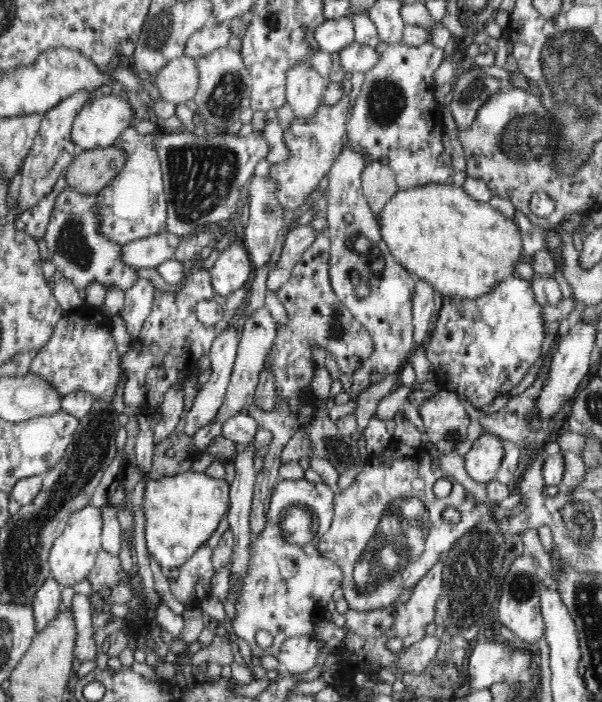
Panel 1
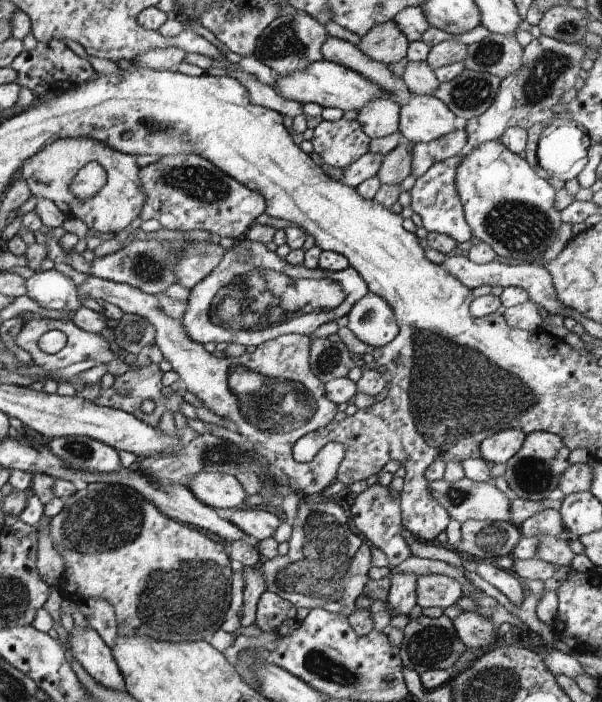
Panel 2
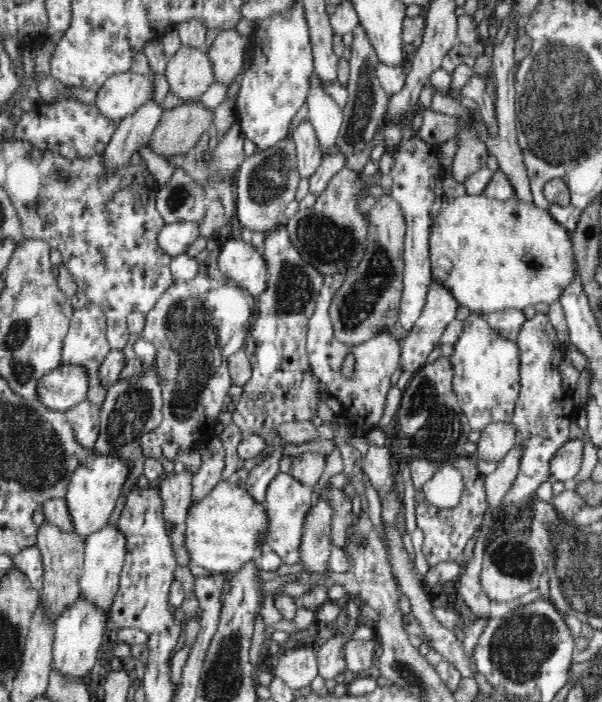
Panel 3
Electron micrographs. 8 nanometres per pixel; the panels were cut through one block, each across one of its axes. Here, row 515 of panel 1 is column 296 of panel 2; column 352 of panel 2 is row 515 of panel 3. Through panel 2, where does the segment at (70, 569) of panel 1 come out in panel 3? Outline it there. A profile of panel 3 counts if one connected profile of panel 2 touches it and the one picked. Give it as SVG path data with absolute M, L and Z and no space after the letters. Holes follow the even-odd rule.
M92 450L88 459L73 472L66 492L67 511L70 513L71 534L84 540L93 532L100 531L110 520L122 486L129 476L128 463L110 454L100 455Z

